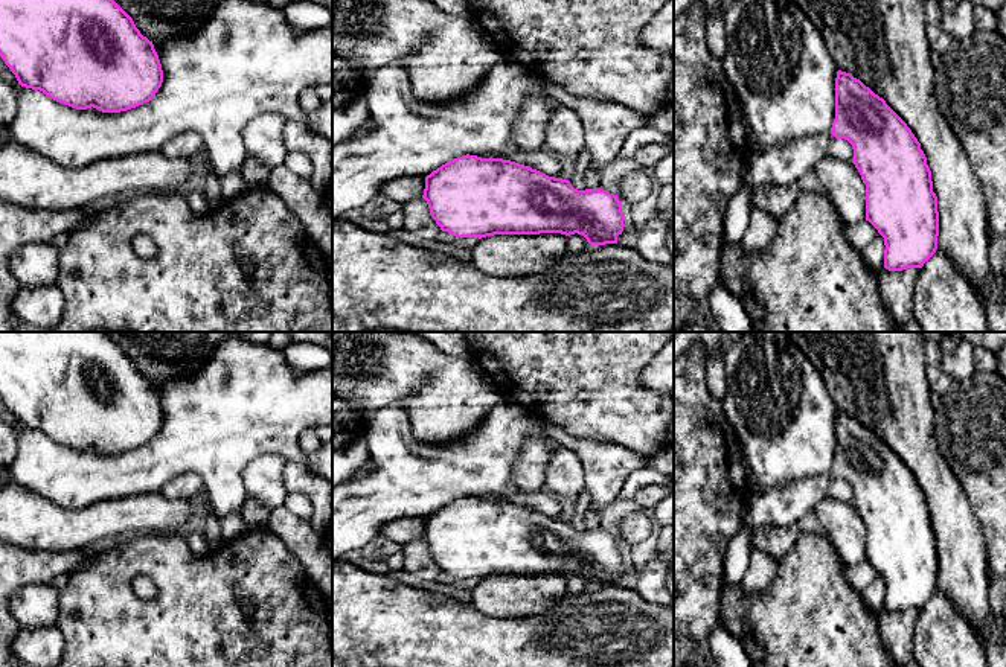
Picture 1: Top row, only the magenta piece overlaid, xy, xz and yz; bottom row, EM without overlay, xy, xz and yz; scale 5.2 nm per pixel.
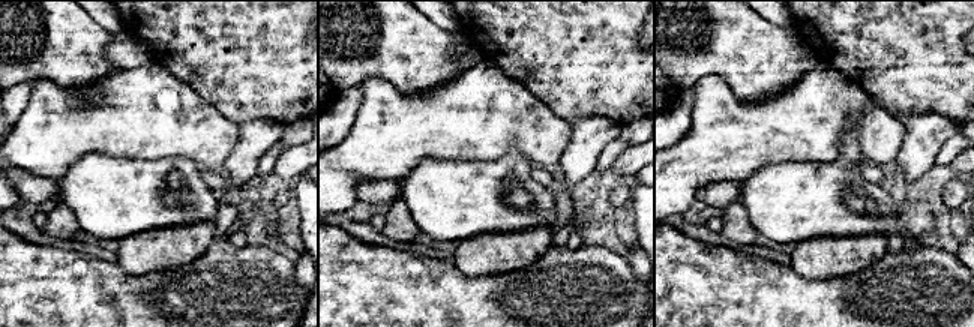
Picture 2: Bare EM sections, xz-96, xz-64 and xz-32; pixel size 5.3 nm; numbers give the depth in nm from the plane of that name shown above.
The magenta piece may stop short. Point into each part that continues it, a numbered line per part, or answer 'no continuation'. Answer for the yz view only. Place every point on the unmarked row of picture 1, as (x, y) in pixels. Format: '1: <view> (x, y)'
1: yz (784, 506)

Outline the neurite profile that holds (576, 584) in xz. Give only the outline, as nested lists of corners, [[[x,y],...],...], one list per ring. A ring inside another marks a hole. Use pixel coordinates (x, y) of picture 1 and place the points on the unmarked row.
[[[570,576],[567,577],[567,594],[582,594],[588,591],[591,586],[582,576]]]

